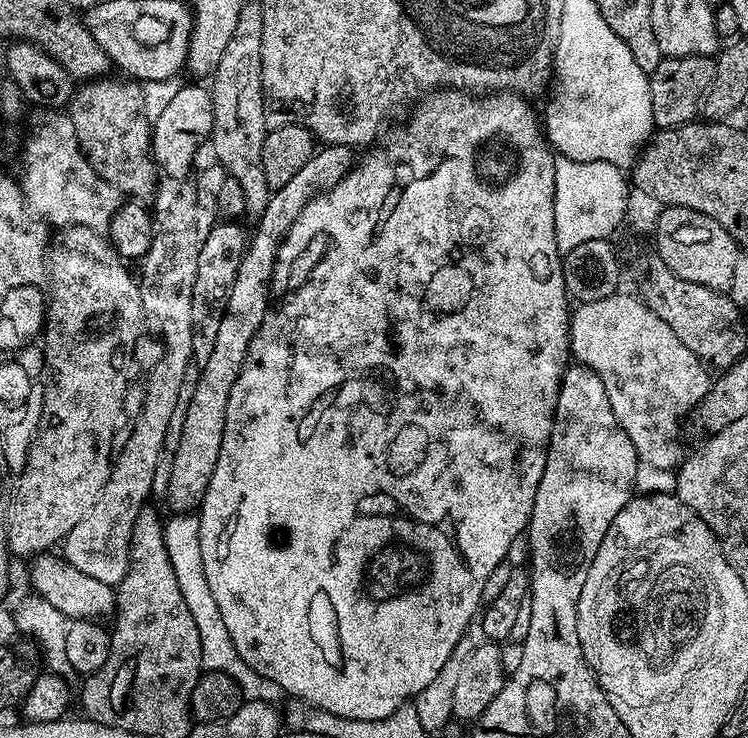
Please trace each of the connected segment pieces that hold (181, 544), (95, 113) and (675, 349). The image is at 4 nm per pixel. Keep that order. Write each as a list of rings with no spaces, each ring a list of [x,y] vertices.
[[[181,512],[169,515],[164,520],[164,541],[166,554],[170,554],[170,566],[174,570],[174,578],[178,580],[178,590],[186,600],[186,607],[194,618],[194,626],[198,628],[200,639],[200,667],[207,671],[221,671],[228,675],[239,688],[245,701],[273,699],[273,689],[268,681],[253,672],[234,650],[234,642],[230,642],[230,630],[226,630],[226,622],[222,622],[222,614],[218,611],[218,602],[214,602],[214,594],[210,594],[210,585],[206,583],[206,570],[202,570],[202,542],[200,541],[200,517],[192,512]]]
[[[95,78],[93,80],[81,83],[79,87],[72,93],[72,99],[66,105],[67,119],[72,121],[72,128],[76,131],[76,142],[79,151],[83,152],[87,167],[91,169],[97,176],[101,176],[110,186],[114,186],[116,191],[128,198],[144,198],[140,196],[151,197],[158,187],[158,169],[156,161],[152,158],[152,125],[149,121],[146,110],[144,109],[144,90],[137,81],[131,78],[119,78],[120,80],[112,80],[113,78]]]
[[[615,294],[594,302],[577,303],[571,309],[568,322],[570,356],[575,363],[585,364],[594,370],[594,374],[598,374],[598,378],[602,378],[606,398],[610,398],[610,410],[614,410],[618,426],[626,430],[626,438],[634,442],[637,461],[652,468],[676,470],[686,456],[686,451],[680,445],[680,423],[684,419],[685,423],[707,398],[709,369],[703,360],[678,342],[678,334],[674,334],[674,330],[670,330],[670,326],[666,326],[666,322],[662,322],[654,310],[647,308],[643,300],[632,296]]]

